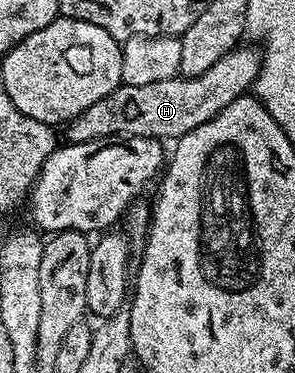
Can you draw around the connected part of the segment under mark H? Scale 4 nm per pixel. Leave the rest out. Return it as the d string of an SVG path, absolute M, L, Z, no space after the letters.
M238 45L223 60L211 64L207 72L194 78L180 76L171 80L159 80L156 84L116 86L103 100L95 100L87 112L69 119L64 127L66 143L91 142L98 138L155 138L176 140L187 132L207 124L231 100L250 93L261 71L262 51L252 45Z

